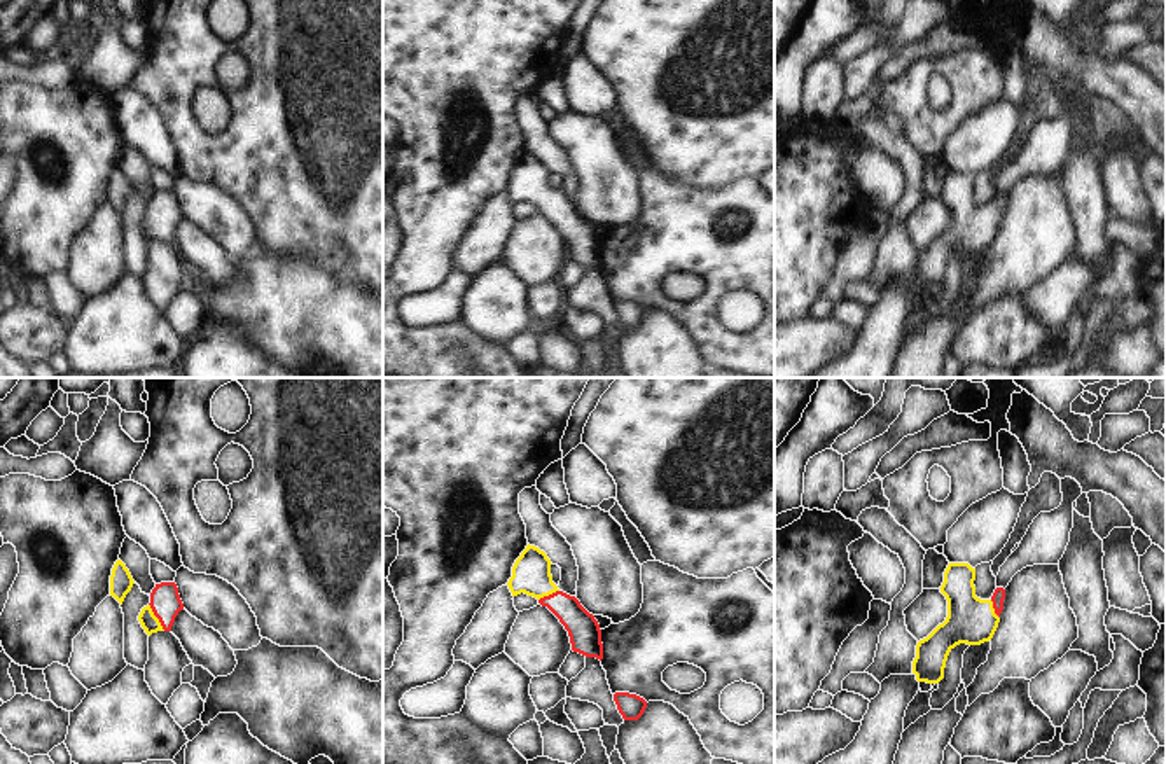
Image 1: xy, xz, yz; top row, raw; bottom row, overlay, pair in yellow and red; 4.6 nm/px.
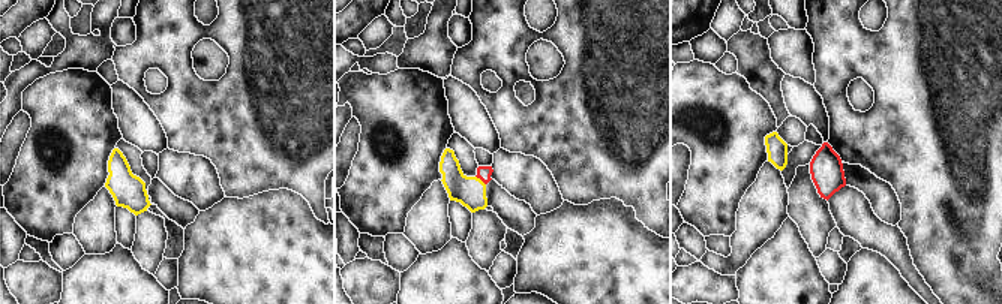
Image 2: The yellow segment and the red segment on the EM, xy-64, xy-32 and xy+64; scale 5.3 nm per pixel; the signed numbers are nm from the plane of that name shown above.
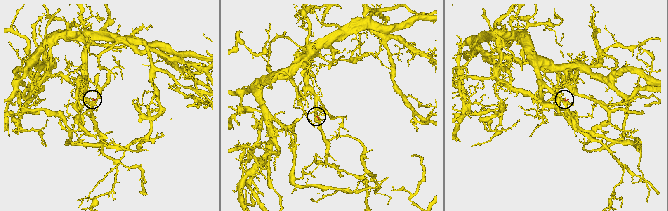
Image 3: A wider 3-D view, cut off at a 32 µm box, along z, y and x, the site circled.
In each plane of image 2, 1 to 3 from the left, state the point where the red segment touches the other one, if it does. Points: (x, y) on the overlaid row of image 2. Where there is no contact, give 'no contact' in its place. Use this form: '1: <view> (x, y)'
1: no contact
2: xy-32 (480, 180)
3: no contact

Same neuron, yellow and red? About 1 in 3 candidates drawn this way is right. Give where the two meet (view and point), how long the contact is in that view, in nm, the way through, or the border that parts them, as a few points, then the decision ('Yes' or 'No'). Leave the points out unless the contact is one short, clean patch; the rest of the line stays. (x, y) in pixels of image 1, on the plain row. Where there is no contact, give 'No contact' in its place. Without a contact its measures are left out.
Touches yellow at xy (156, 226). Shared border 150 nm. Path across: xy (147, 228), (156, 226), (165, 208). Yes.

